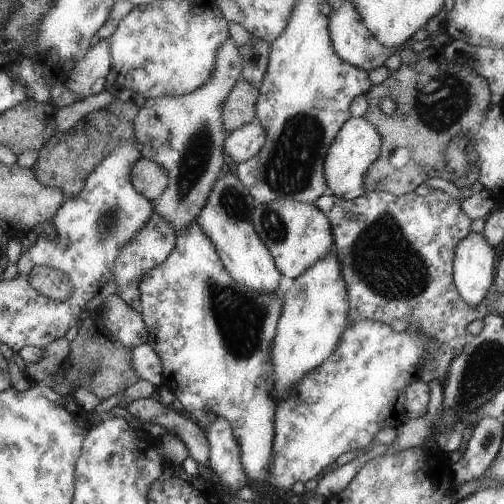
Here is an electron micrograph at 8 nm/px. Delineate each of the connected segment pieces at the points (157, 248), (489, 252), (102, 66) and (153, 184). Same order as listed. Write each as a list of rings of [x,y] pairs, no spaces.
[[[157,214],[153,215],[148,226],[124,248],[116,260],[116,286],[113,290],[121,294],[132,307],[141,309],[141,278],[169,258],[169,255],[176,250],[177,241],[178,232],[169,224],[169,221]]]
[[[472,232],[457,247],[454,280],[461,296],[478,307],[496,284],[497,250],[483,234]]]
[[[102,40],[93,44],[73,70],[65,76],[65,86],[83,100],[95,96],[107,88],[107,76],[113,70],[112,49]]]
[[[145,157],[133,165],[131,178],[133,186],[152,202],[160,198],[170,183],[168,172],[160,164]]]

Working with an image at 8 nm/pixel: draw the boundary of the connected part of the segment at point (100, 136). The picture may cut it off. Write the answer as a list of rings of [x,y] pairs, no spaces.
[[[99,109],[82,116],[70,129],[58,133],[45,143],[39,158],[33,165],[36,177],[46,187],[59,187],[65,191],[67,200],[74,199],[84,190],[89,175],[108,158],[109,154],[125,143],[137,143],[135,120]]]

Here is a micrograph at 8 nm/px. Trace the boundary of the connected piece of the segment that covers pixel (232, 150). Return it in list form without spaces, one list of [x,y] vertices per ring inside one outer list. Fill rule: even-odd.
[[[259,122],[249,123],[228,134],[224,151],[231,166],[238,166],[257,156],[267,140],[267,131]]]

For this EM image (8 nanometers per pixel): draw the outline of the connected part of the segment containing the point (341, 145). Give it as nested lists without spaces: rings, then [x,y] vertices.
[[[352,117],[340,130],[337,140],[329,149],[324,164],[328,194],[345,200],[355,200],[365,194],[365,177],[370,164],[381,154],[382,138],[374,124],[365,117]]]

